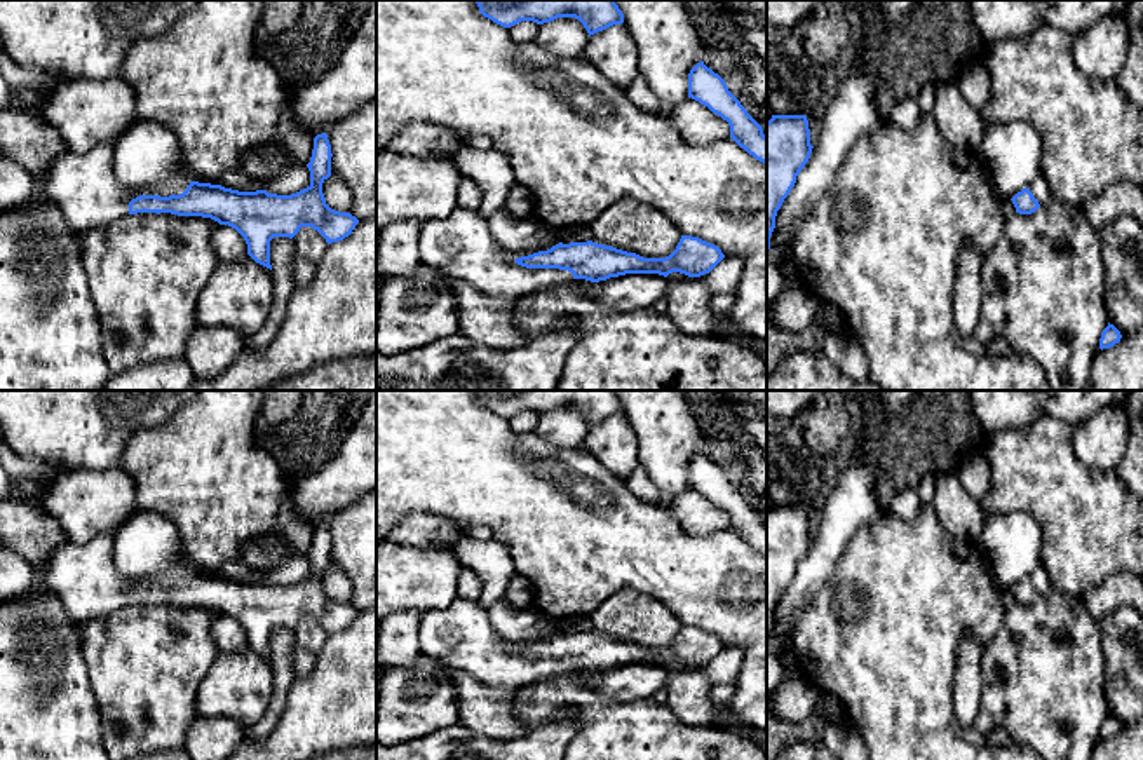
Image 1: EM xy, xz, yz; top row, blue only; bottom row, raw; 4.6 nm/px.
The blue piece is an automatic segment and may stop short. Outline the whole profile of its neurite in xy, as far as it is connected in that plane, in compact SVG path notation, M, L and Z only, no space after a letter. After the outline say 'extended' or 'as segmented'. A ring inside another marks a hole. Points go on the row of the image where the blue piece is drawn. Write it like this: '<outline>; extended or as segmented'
M317 134L307 164L310 185L291 195L267 190L239 192L179 176L129 188L113 174L113 145L101 145L85 153L64 152L42 178L33 178L33 183L44 199L61 209L78 235L125 214L202 216L235 228L247 244L247 254L272 270L274 237L293 239L301 227L312 227L331 244L348 237L359 223L350 213L335 211L326 204L322 183L331 176L331 157L328 134Z; extended

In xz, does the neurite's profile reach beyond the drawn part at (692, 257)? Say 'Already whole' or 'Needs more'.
Needs more

